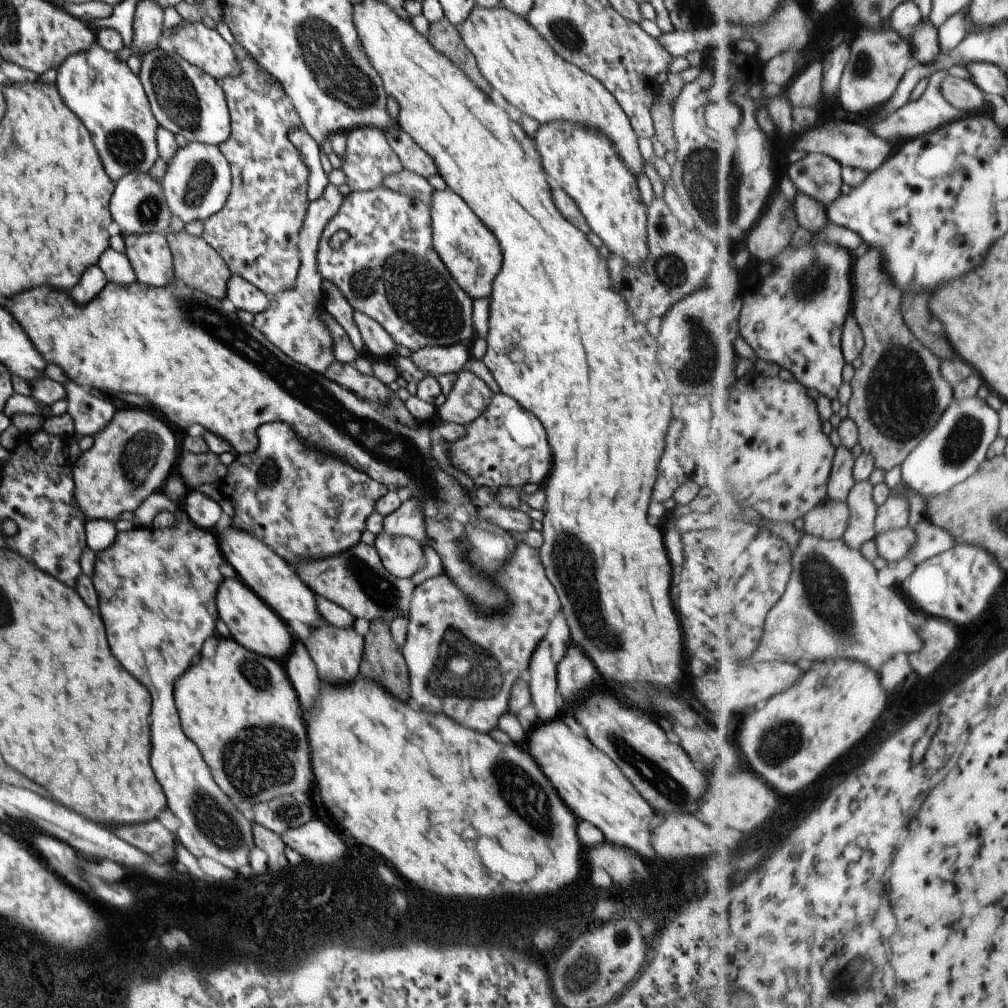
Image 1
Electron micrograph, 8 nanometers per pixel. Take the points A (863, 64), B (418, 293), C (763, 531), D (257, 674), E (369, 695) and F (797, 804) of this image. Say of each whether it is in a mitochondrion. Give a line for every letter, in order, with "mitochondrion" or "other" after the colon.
A: mitochondrion
B: mitochondrion
C: other
D: mitochondrion
E: other
F: other

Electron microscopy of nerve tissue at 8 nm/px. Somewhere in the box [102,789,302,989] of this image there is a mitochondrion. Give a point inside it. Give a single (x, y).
(282, 808)

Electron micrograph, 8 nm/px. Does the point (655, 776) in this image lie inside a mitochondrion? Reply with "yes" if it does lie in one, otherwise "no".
yes

